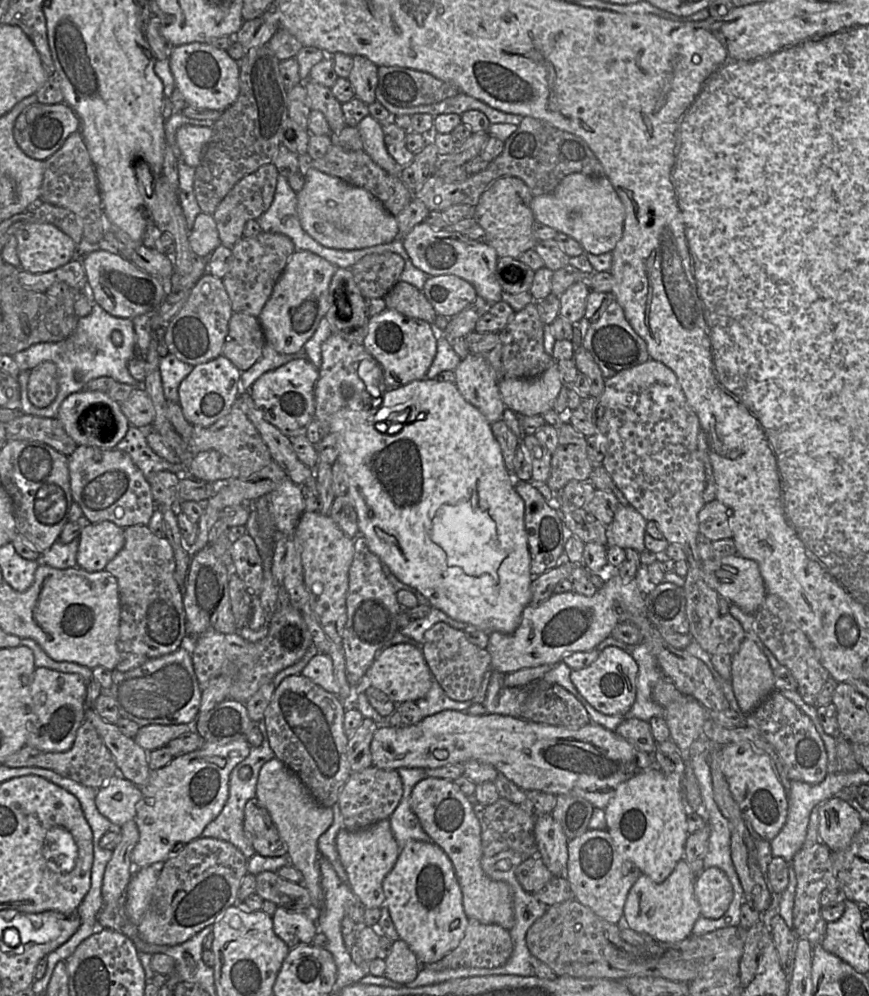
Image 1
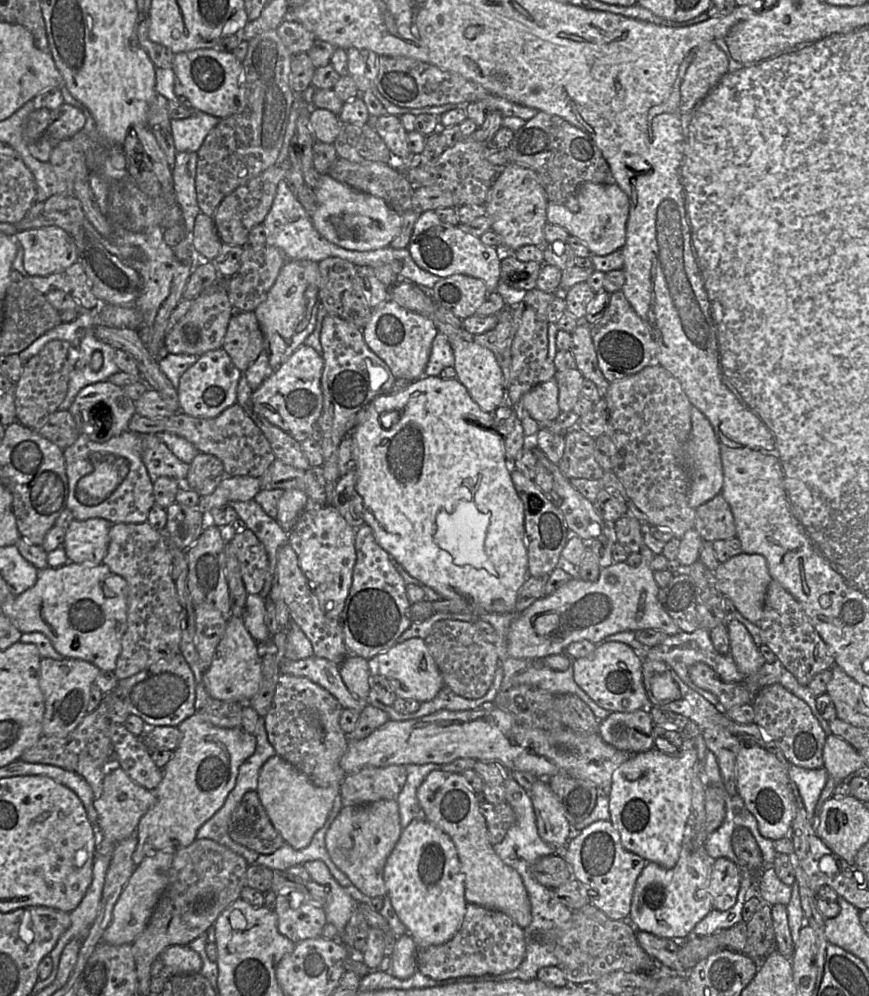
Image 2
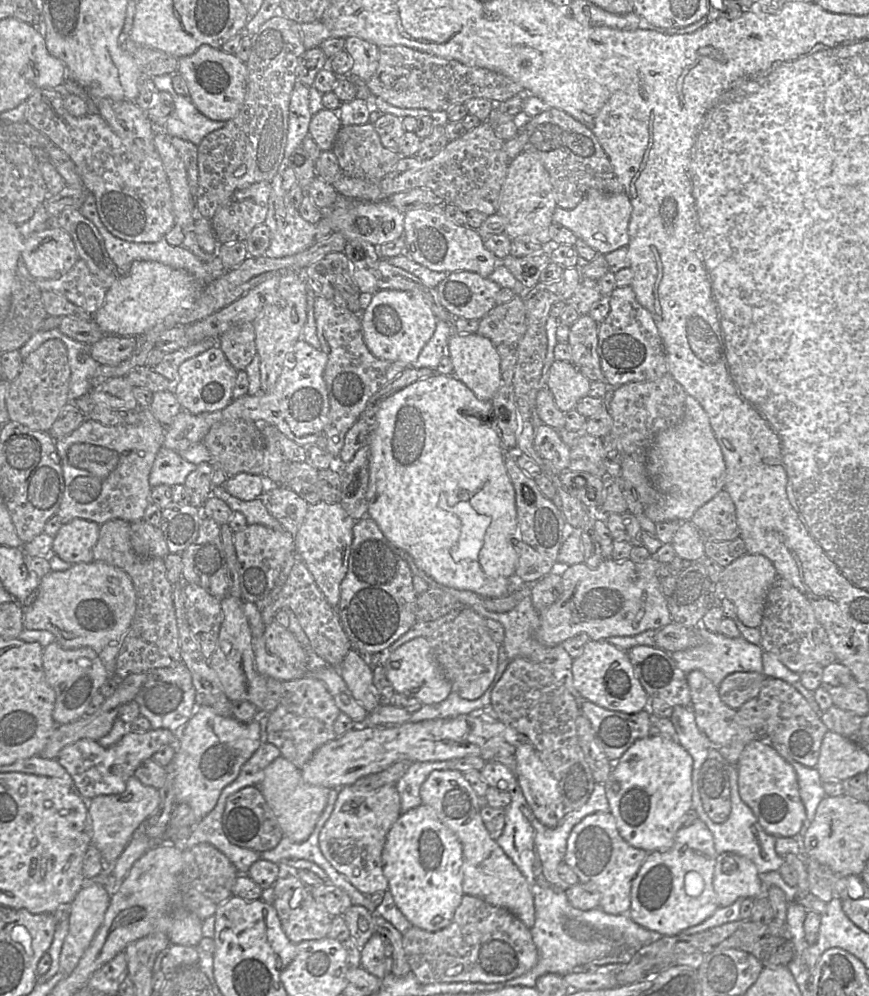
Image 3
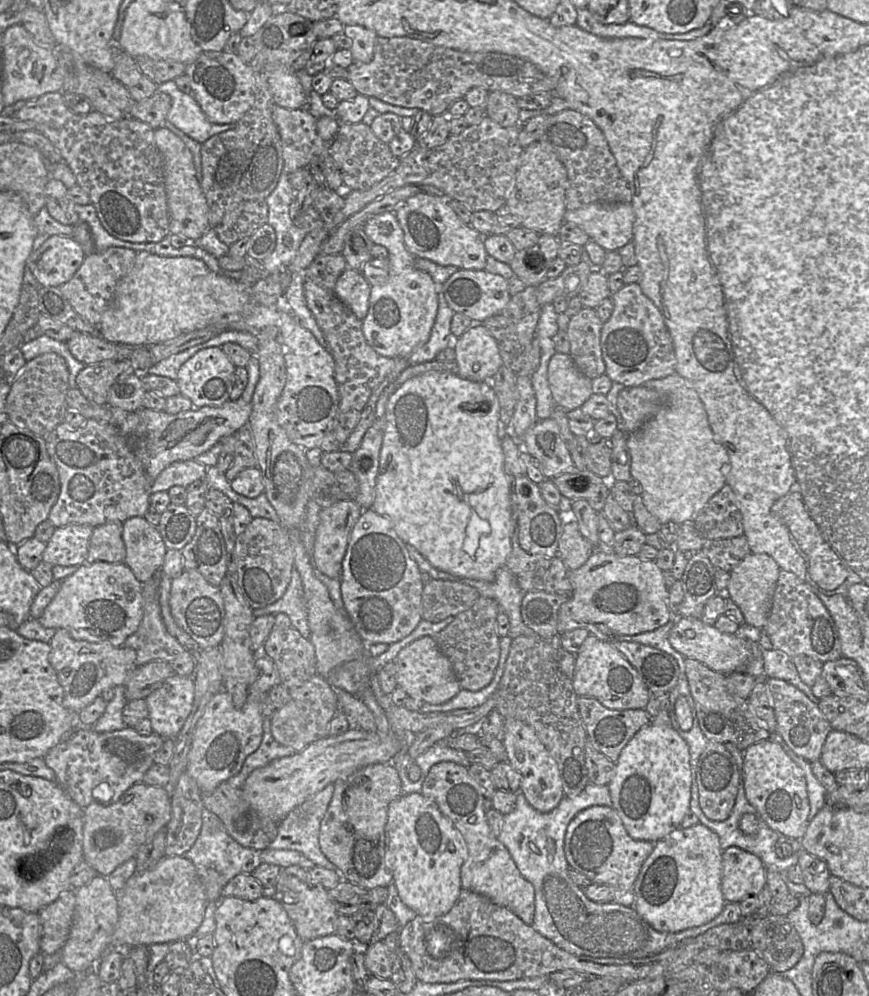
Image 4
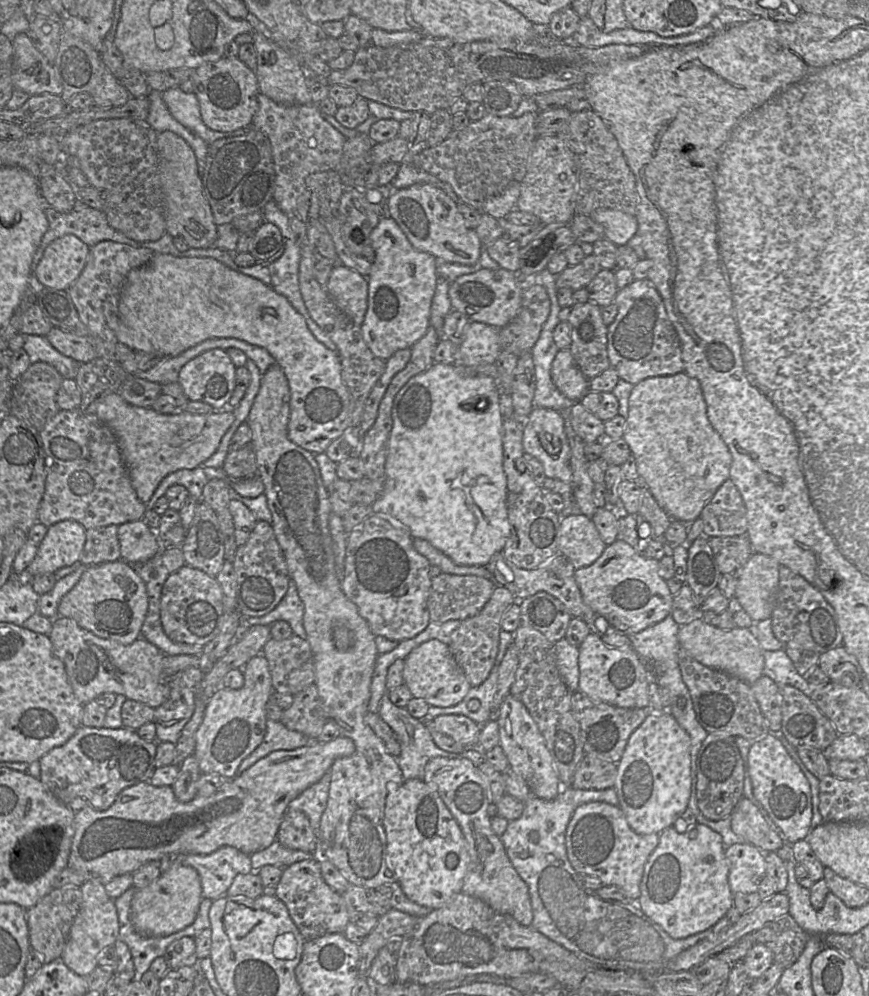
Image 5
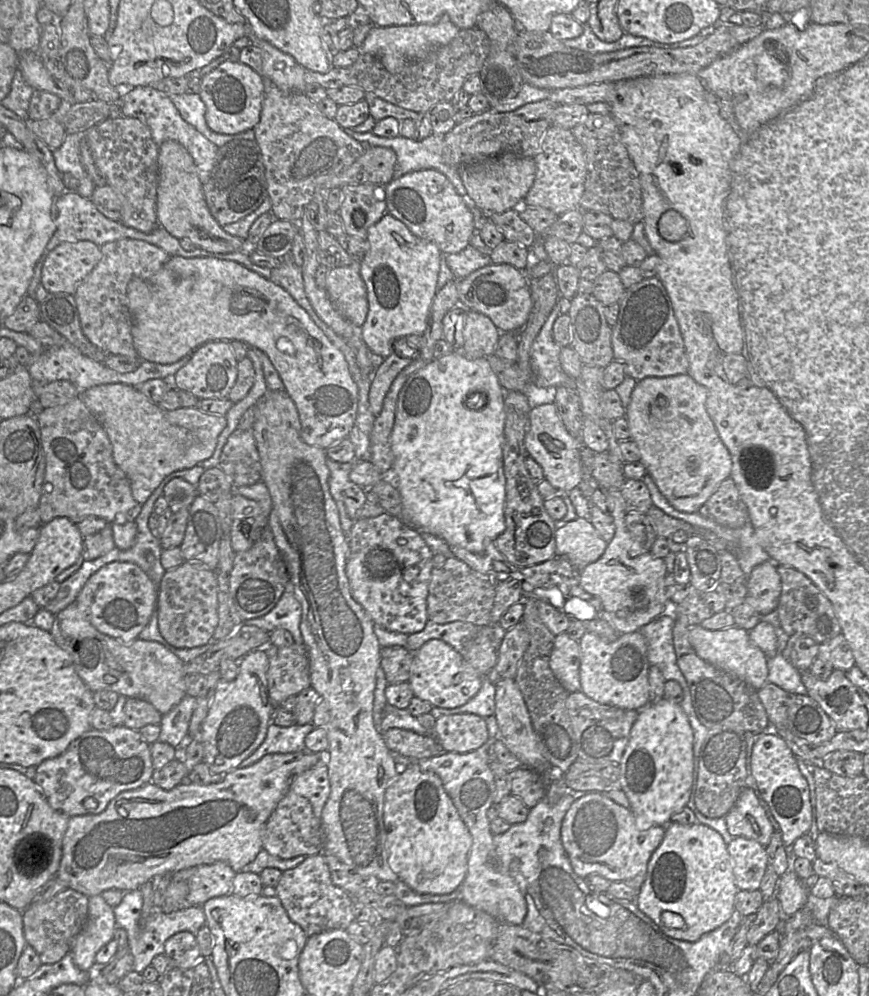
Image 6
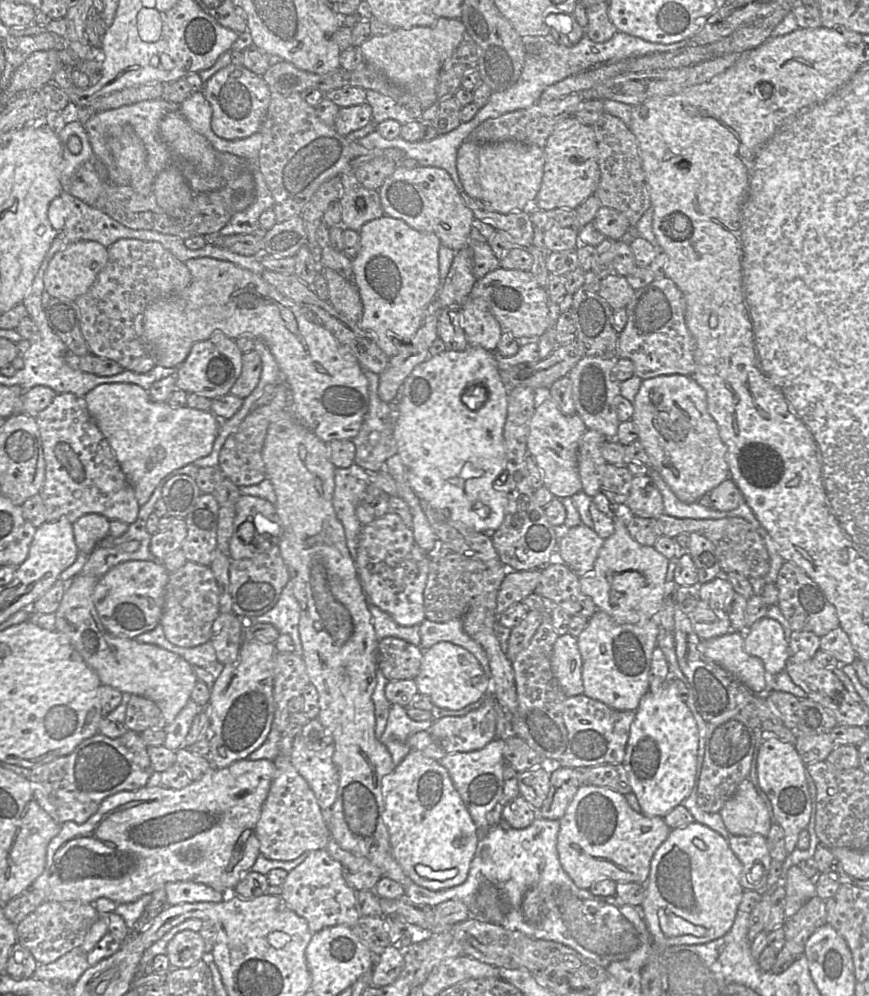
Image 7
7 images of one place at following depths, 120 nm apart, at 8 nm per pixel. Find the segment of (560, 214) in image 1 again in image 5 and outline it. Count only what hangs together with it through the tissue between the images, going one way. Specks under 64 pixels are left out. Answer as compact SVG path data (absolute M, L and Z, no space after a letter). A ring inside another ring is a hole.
M600 208L590 214L590 217L605 229L605 238L618 247L626 245L638 231L636 216L622 211Z

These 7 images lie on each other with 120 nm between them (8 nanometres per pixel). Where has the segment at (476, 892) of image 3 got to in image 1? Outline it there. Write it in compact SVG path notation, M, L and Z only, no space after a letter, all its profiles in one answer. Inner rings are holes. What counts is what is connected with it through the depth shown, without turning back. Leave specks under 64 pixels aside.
M424 776L413 787L410 806L424 831L450 858L462 891L463 908L468 919L476 919L483 924L498 924L510 930L515 921L511 891L505 882L489 878L481 867L481 827L468 796L453 780Z

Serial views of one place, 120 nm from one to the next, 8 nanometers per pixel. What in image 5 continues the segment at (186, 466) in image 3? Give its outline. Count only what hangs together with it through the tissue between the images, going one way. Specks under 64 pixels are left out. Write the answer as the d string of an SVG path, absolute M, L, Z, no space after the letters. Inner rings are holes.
M198 466L194 469L181 469L167 475L158 485L150 500L146 503L146 512L153 510L156 501L165 495L167 489L172 485L184 486L190 496L195 500L202 500L203 487L207 483L204 467Z

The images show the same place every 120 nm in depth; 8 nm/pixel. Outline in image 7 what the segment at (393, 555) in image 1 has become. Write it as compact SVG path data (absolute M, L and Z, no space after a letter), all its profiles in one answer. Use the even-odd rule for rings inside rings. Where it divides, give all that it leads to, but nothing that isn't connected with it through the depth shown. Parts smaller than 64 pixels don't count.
M468 346L463 351L446 349L445 351L429 356L424 362L414 368L403 384L403 396L398 406L397 419L394 424L394 440L397 454L406 470L406 478L414 493L422 501L434 510L441 512L446 518L464 524L467 528L475 532L491 534L502 524L505 516L505 509L508 503L508 494L501 491L501 476L506 473L506 454L504 444L504 426L508 411L508 391L509 388L503 383L500 370L495 355L478 346ZM482 385L487 390L487 399L478 410L469 409L461 400L464 391L472 386Z

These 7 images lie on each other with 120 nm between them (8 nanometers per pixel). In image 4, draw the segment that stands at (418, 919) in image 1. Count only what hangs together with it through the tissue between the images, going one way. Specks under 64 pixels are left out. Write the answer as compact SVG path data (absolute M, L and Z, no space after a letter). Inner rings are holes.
M411 793L411 794L402 794L398 798L394 799L388 806L387 812L387 822L385 825L385 862L387 868L389 869L393 881L395 884L398 895L401 901L412 911L414 911L418 916L422 917L439 917L449 912L453 907L454 903L460 895L461 887L461 878L460 872L461 867L465 860L468 857L467 845L460 834L460 832L454 827L453 823L448 819L438 808L437 804L425 797L422 793ZM452 843L454 845L454 851L448 850L448 844Z

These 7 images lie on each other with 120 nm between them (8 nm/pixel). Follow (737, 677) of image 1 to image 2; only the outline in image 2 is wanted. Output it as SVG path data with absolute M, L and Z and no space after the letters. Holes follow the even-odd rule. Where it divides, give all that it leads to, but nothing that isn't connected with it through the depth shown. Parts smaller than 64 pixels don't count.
M737 619L727 622L730 653L744 676L756 674L766 662L747 628Z

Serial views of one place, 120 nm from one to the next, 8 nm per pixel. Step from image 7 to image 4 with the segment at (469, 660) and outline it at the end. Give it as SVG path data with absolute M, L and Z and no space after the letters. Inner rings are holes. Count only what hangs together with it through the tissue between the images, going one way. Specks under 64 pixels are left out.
M423 636L399 651L395 659L397 686L408 696L419 698L423 703L443 704L461 690L451 662L441 652L435 639Z

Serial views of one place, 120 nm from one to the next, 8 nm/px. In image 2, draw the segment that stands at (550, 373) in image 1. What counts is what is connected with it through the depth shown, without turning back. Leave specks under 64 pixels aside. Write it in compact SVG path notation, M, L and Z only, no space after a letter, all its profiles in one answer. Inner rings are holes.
M552 378L525 393L518 408L525 410L538 423L554 421L561 413L558 405L558 394L557 381Z

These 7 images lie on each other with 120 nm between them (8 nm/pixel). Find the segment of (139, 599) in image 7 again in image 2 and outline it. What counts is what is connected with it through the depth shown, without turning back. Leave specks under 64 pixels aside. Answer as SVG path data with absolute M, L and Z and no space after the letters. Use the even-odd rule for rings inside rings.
M67 562L58 568L48 566L39 569L35 585L1 604L1 608L22 633L41 632L47 636L64 658L84 660L100 670L114 671L127 628L127 594L127 581L113 573L107 565Z

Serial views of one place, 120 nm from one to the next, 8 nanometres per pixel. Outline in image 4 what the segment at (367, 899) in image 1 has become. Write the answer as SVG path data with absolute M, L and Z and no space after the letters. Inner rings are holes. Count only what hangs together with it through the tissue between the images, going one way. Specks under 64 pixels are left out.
M391 763L365 766L334 783L332 799L320 824L319 844L344 881L367 890L392 883L385 862L385 825L389 804L402 794L400 777Z

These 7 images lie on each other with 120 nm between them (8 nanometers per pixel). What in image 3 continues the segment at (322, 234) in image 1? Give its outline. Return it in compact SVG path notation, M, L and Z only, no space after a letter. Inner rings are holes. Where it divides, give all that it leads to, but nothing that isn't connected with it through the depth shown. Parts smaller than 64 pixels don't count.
M339 195L327 210L321 210L323 217L330 219L333 232L340 232L347 241L366 241L374 246L392 242L404 233L404 215L387 201L361 201Z

